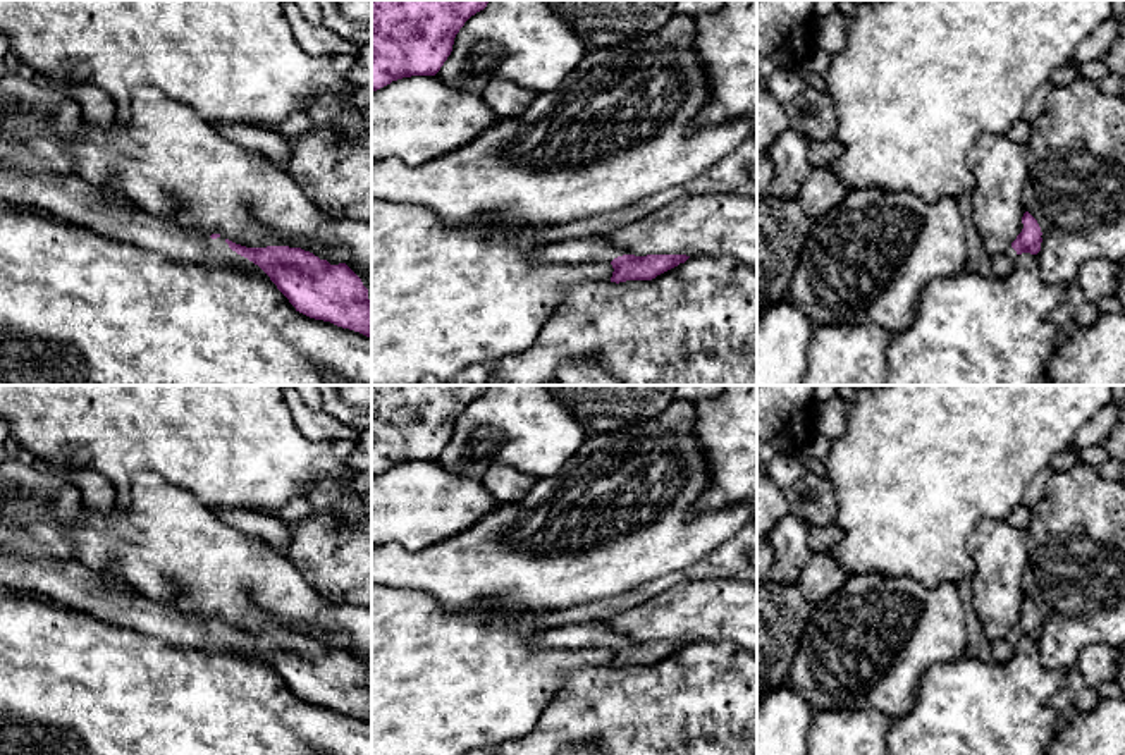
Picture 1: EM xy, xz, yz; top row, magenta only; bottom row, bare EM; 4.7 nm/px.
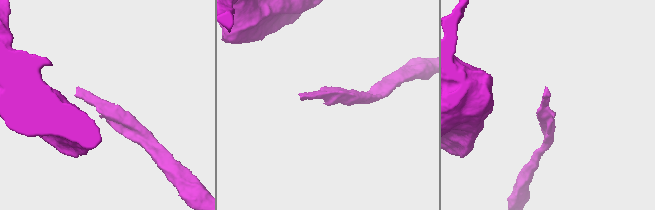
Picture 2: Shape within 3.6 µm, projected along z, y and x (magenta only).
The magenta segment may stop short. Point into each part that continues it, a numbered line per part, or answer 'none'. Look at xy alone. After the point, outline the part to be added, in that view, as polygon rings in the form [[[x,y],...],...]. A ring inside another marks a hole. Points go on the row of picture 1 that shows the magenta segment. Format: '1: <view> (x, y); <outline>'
1: xy (67, 198); [[[0,169],[0,199],[182,261],[265,273],[258,265],[232,251],[224,237],[212,239],[182,230],[127,199],[108,198],[79,177]]]

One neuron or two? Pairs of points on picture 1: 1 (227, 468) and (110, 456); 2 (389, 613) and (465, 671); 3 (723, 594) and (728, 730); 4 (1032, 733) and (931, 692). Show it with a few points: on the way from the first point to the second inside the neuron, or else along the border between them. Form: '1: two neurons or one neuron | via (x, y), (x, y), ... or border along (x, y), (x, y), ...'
1: one neuron | via (198, 456), (140, 456)
2: one neuron | via (408, 632), (446, 669)
3: two neurons | border along (690, 642), (733, 642), (738, 647)
4: one neuron | via (1007, 730), (981, 730), (957, 705)

